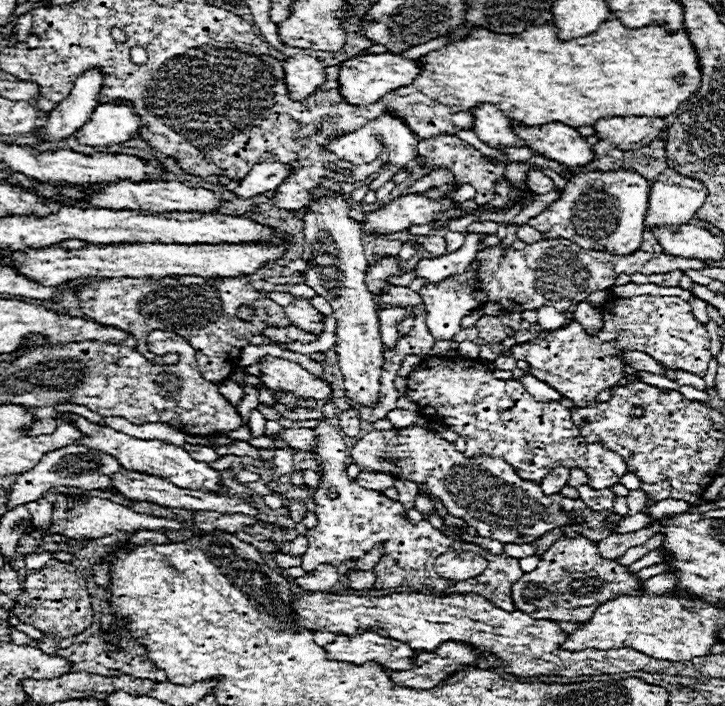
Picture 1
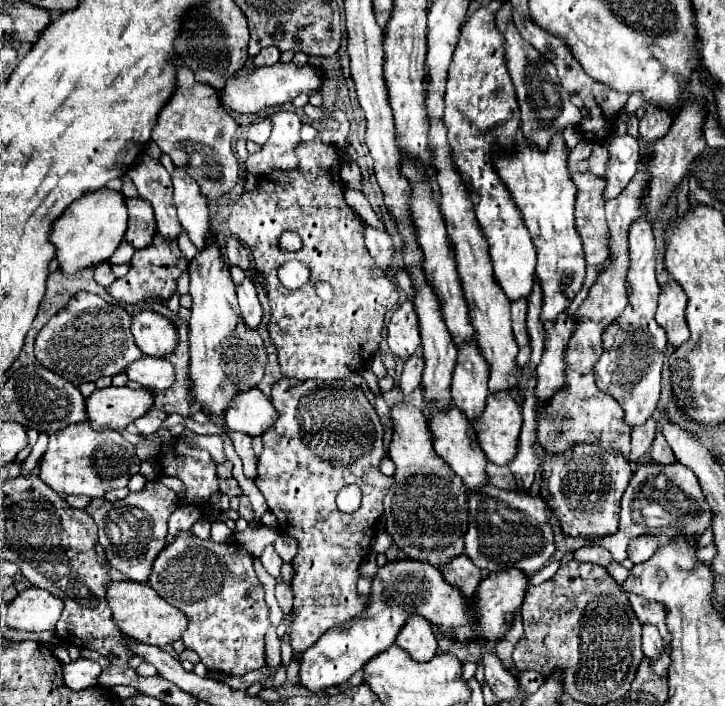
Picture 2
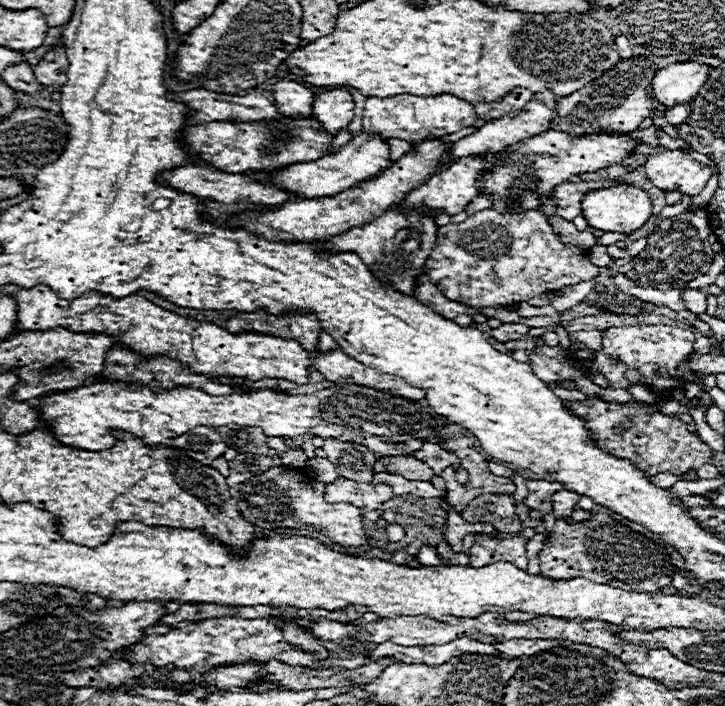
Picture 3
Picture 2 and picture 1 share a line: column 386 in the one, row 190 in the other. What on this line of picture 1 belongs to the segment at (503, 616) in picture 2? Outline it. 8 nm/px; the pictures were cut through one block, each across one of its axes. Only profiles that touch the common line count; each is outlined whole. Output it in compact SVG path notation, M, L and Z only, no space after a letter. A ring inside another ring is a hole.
M578 172L566 182L560 198L552 202L542 214L530 218L544 238L566 238L580 248L610 252L614 256L628 256L640 250L644 216L648 210L650 184L636 172Z

